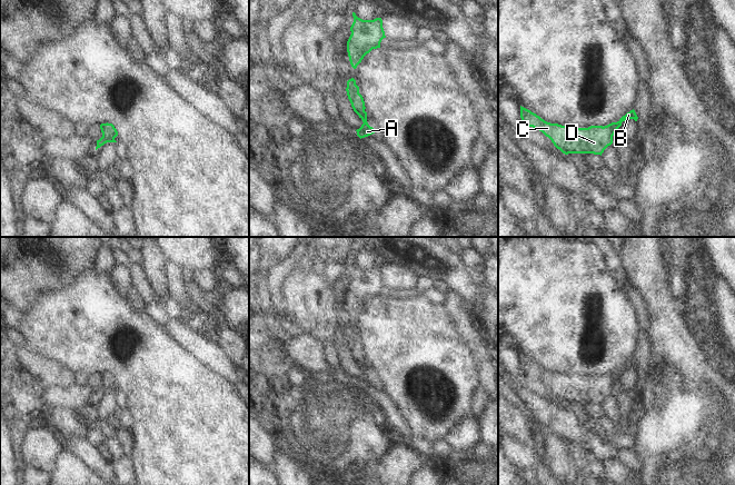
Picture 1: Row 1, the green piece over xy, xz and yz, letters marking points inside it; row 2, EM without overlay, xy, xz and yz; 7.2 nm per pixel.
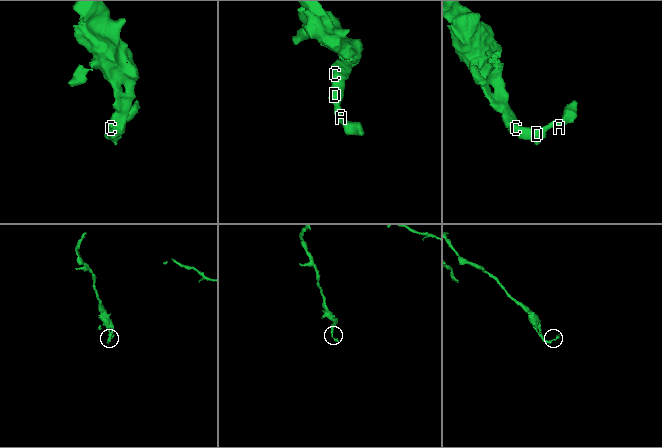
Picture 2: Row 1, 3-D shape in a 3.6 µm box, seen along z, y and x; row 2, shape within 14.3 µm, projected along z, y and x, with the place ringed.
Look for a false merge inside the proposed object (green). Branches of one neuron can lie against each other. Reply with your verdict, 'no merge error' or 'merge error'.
no merge error

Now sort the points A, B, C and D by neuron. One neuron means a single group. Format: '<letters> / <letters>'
A B C D

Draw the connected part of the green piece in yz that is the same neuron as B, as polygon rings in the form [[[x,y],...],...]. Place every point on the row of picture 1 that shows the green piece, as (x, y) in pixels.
[[[520,106],[520,118],[523,128],[533,127],[548,137],[554,146],[563,154],[594,154],[600,155],[613,143],[613,136],[625,120],[638,117],[635,110],[630,110],[617,122],[607,126],[590,126],[578,128],[576,126],[562,126],[550,123],[542,119],[536,113]]]

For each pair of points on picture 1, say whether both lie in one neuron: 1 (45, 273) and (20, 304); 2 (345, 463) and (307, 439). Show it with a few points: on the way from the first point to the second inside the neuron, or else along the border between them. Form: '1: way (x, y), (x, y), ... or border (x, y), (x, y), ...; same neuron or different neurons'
1: way (37, 280), (21, 296); same neuron
2: way (336, 454), (324, 442), (316, 439); same neuron

